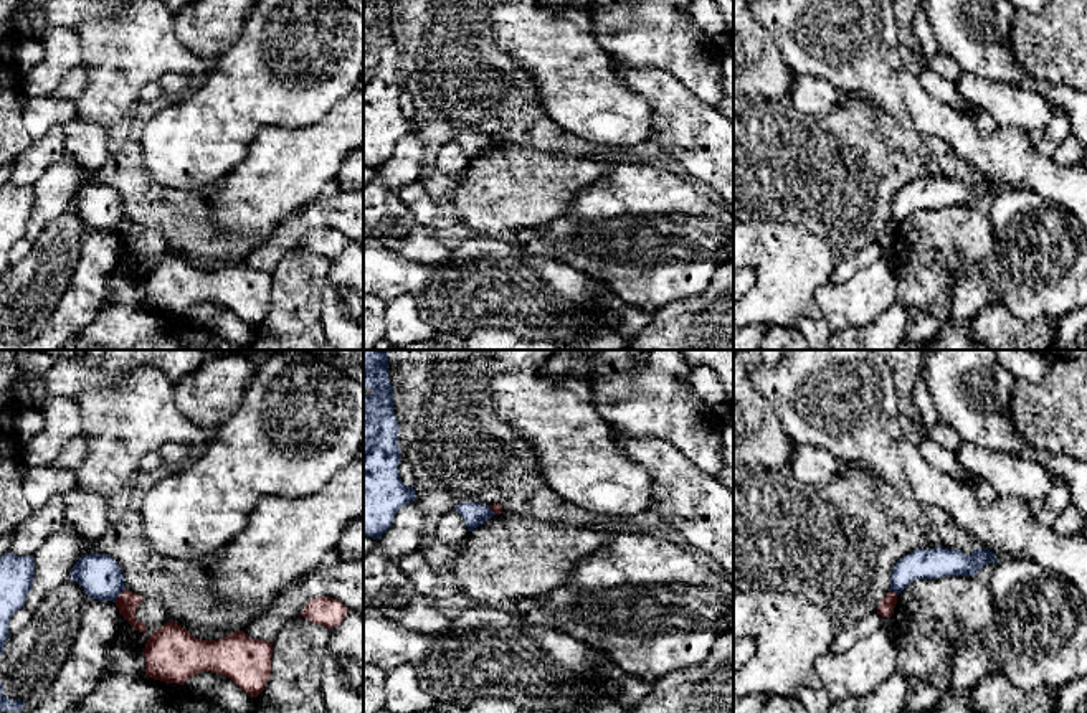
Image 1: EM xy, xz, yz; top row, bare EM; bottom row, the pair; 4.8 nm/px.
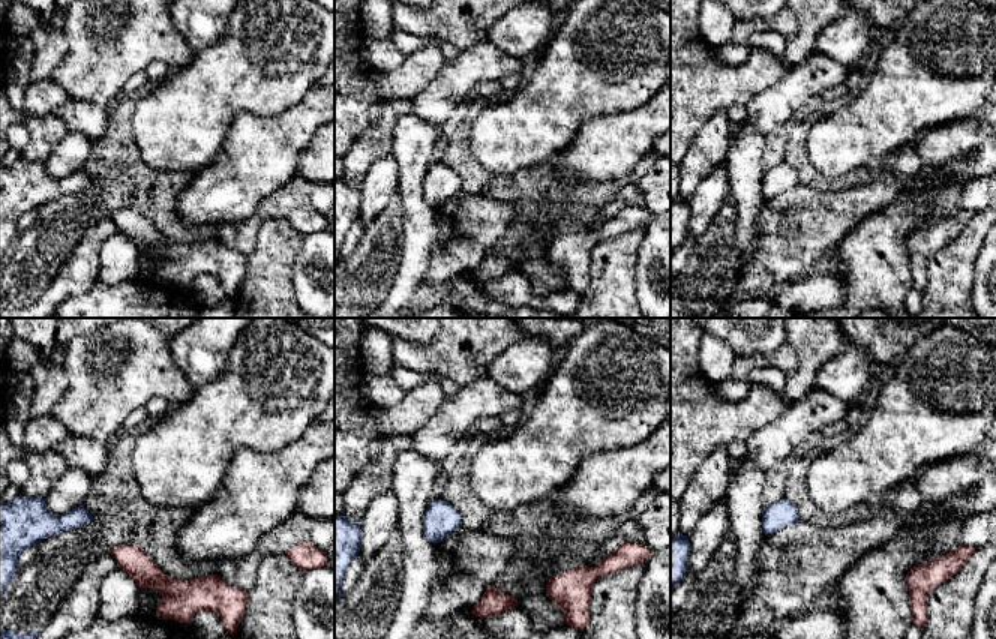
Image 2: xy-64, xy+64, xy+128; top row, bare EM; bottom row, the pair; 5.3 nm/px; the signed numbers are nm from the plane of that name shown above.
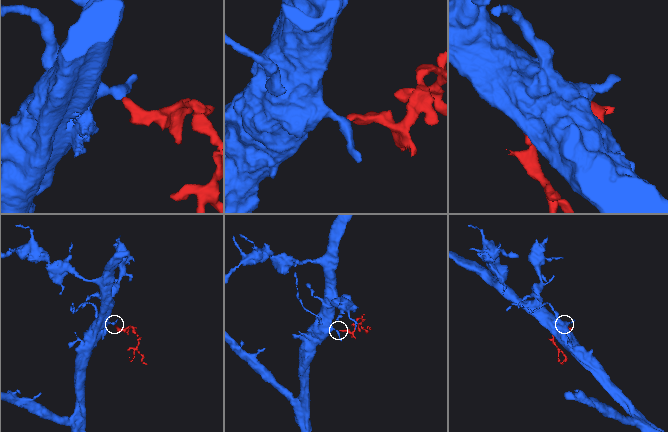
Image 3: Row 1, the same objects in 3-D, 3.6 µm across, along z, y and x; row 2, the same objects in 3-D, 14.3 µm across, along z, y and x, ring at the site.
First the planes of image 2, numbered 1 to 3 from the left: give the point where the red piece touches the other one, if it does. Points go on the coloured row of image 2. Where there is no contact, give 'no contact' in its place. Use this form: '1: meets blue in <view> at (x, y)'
1: no contact
2: no contact
3: no contact

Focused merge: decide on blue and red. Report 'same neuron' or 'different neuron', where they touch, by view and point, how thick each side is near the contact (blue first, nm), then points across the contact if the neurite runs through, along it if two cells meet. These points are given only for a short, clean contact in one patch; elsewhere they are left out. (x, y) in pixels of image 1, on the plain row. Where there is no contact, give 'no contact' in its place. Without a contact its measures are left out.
different neuron; meets blue in xy at (119, 223); 200 nm thick on the blue side, 110 nm on the other; border along xy (124, 218), (114, 231)

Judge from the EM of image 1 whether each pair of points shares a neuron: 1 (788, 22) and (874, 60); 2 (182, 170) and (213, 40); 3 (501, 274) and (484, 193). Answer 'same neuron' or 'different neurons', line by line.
1: same neuron
2: different neurons
3: different neurons

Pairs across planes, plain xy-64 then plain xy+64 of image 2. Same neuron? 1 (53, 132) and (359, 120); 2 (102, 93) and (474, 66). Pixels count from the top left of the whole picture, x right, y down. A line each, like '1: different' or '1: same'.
1: different
2: same

